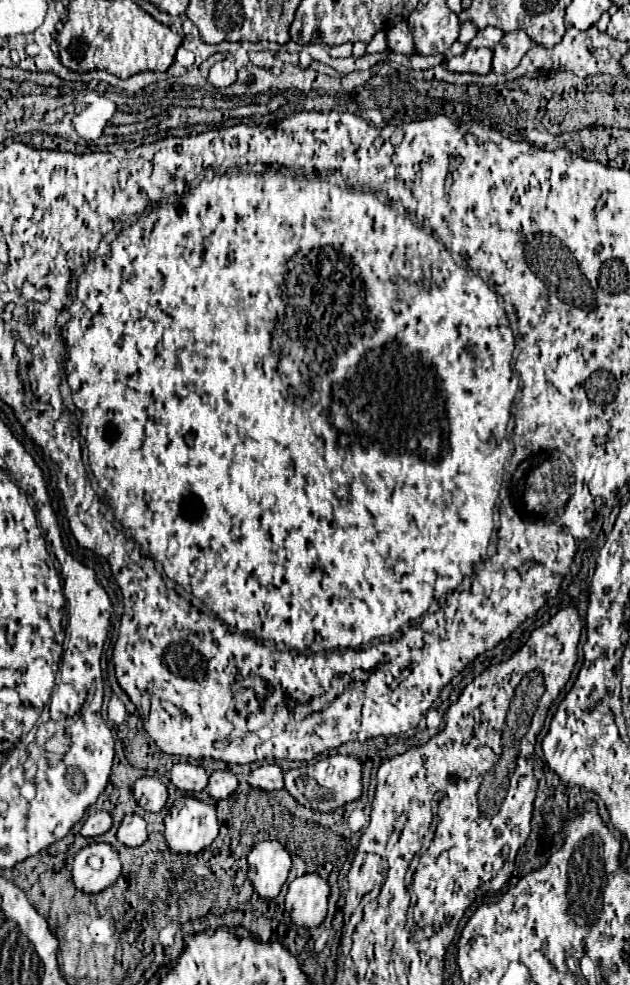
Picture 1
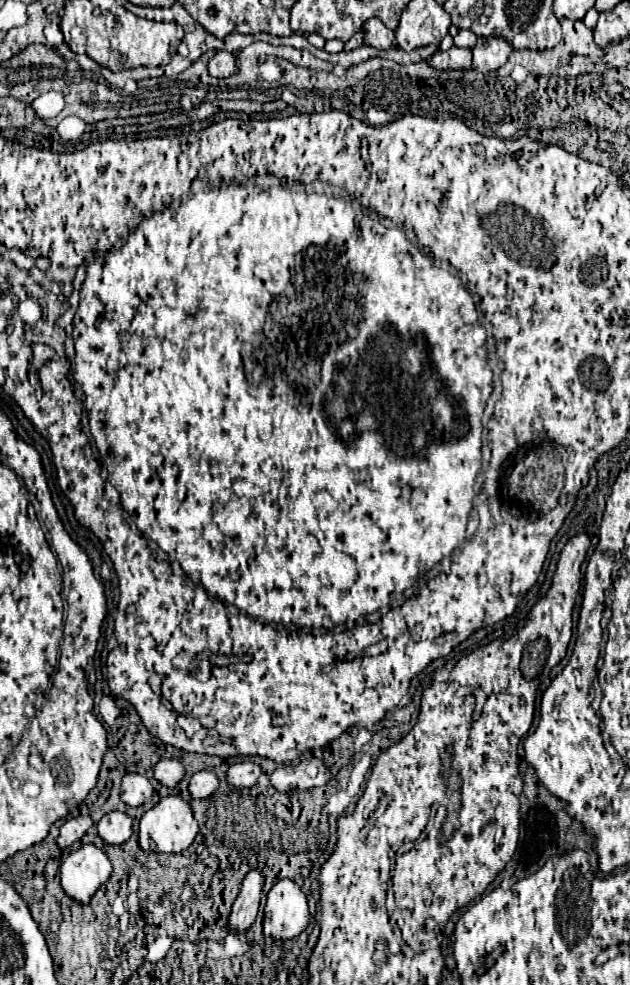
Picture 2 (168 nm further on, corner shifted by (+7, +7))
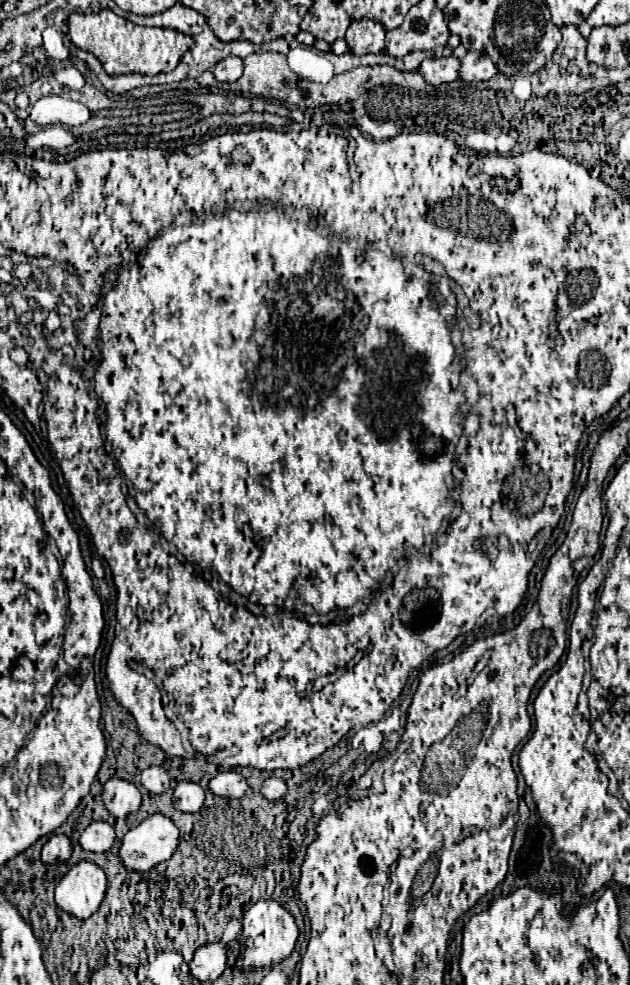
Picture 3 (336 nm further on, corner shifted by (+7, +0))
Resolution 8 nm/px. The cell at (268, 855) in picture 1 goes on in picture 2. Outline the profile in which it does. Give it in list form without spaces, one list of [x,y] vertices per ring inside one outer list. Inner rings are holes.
[[[258,865],[252,867],[244,875],[242,885],[240,885],[240,893],[234,901],[230,921],[228,921],[228,929],[232,933],[242,933],[254,923],[258,907],[260,907],[260,897],[264,893],[264,879],[266,879],[266,875]]]

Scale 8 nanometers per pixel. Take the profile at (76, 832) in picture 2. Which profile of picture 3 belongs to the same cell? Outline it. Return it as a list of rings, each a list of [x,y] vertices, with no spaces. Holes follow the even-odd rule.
[[[52,836],[40,852],[40,858],[44,864],[60,864],[66,862],[72,854],[72,842],[68,836]]]

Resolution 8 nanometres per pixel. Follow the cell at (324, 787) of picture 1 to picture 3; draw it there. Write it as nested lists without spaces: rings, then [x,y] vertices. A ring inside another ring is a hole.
[[[266,778],[262,788],[260,788],[260,794],[266,798],[266,800],[280,800],[284,794],[286,794],[288,786],[282,778]]]

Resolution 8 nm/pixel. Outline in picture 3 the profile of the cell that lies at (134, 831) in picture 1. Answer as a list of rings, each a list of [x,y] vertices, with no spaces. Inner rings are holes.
[[[92,822],[78,836],[78,844],[88,852],[108,852],[114,844],[114,828],[108,822]]]

